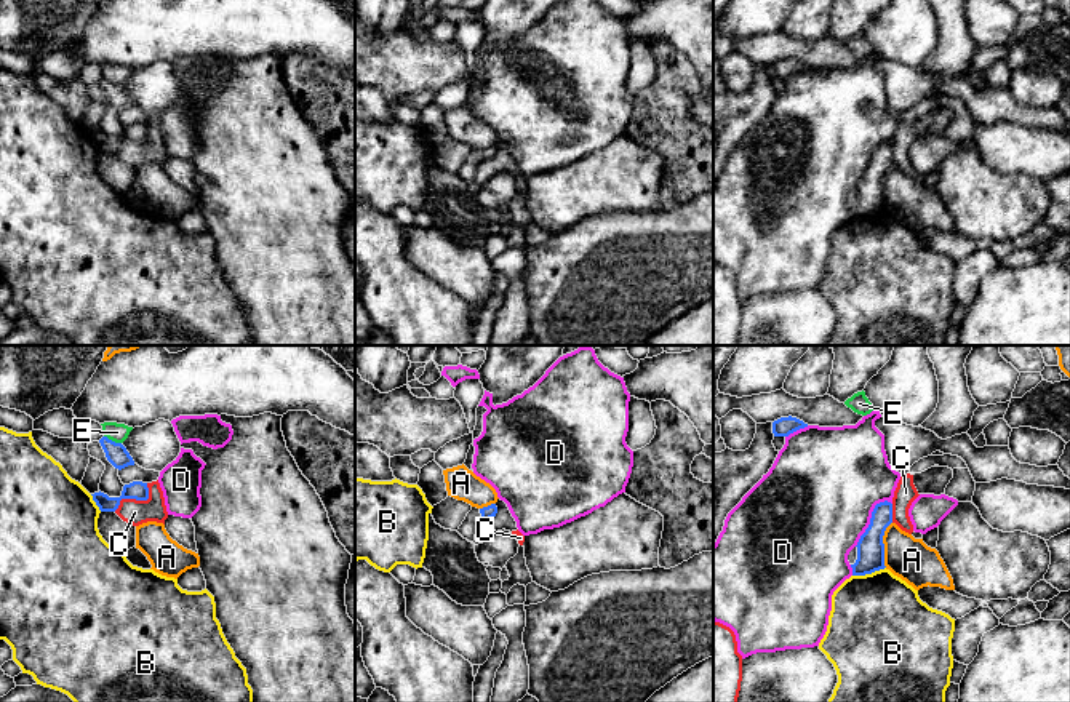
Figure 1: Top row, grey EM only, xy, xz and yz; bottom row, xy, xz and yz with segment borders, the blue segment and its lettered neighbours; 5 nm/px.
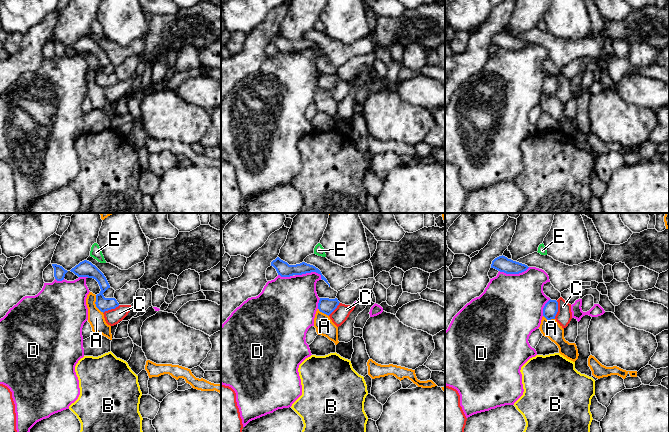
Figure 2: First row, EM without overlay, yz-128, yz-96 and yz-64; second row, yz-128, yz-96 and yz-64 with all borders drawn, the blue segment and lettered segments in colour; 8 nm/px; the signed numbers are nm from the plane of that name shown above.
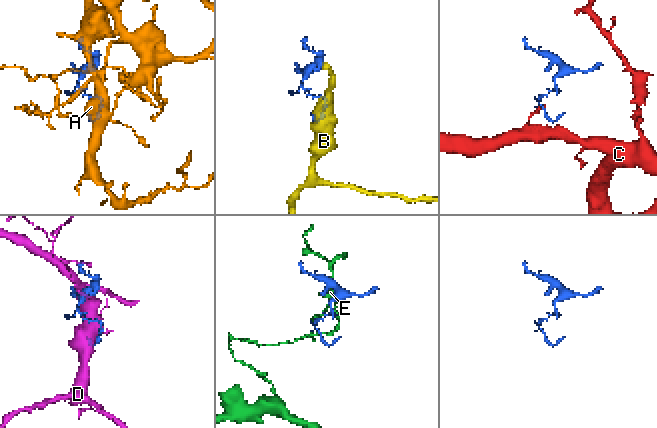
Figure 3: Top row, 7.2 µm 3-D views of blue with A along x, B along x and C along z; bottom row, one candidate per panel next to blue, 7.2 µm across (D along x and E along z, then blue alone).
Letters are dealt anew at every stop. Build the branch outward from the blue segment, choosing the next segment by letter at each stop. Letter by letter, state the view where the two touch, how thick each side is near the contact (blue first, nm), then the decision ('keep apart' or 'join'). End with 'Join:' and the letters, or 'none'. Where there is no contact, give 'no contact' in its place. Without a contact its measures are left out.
A: meets blue in yz; 140 nm thick on the blue side, 220 nm on the other; keep apart
B: meets blue in yz; 140 nm thick on the blue side, 480 nm on the other; keep apart
C: meets blue in xy; 90 nm thick on the blue side, 130 nm on the other; keep apart
D: meets blue in yz; 140 nm thick on the blue side, 500 nm on the other; keep apart
E: meets blue in xy; 110 nm thick on the blue side, 100 nm on the other; keep apart
Join: none

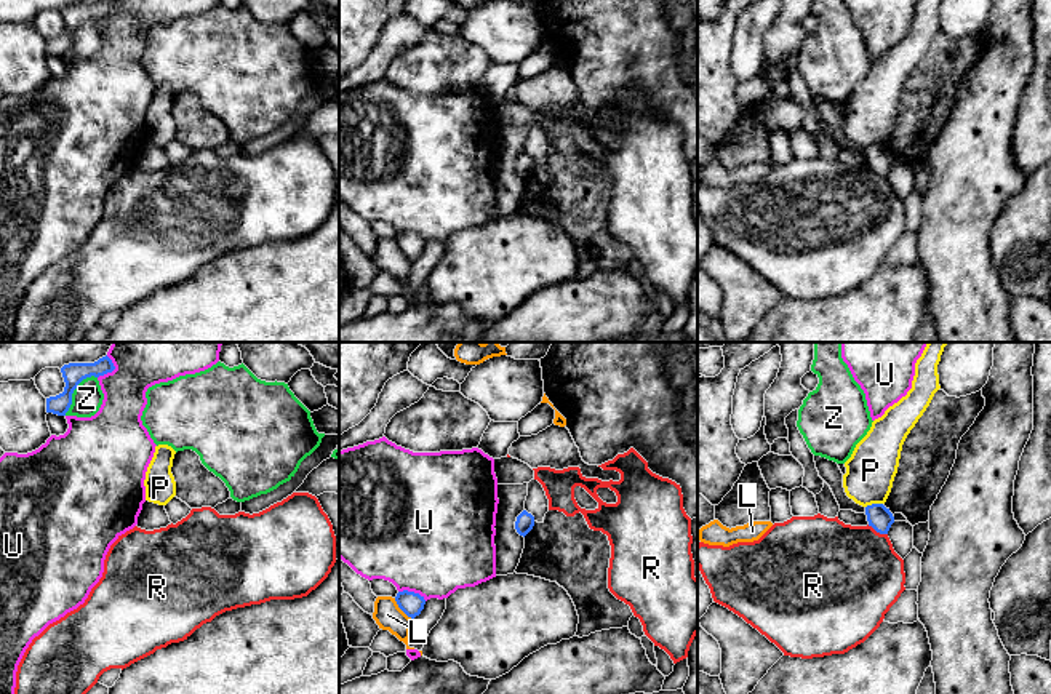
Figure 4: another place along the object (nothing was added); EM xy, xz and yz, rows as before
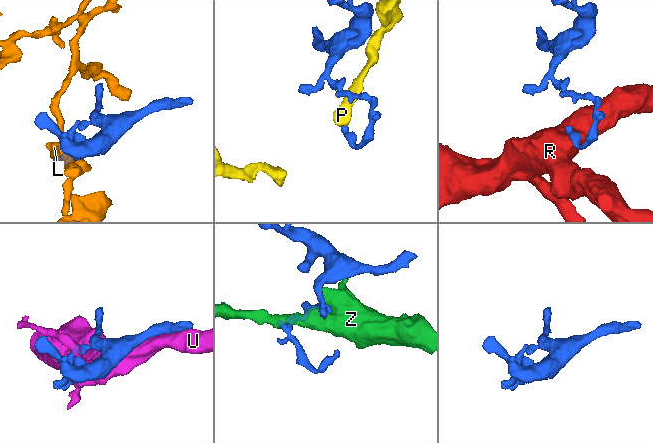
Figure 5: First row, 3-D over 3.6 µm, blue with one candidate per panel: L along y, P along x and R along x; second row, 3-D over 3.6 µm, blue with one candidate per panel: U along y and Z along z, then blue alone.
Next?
L: meets blue in xz; 120 nm thick on the blue side, 140 nm on the other; keep apart
P: meets blue in yz; 120 nm thick on the blue side, 240 nm on the other; keep apart
R: meets blue in yz; 120 nm thick on the blue side, 480 nm on the other; keep apart
U: meets blue in xz; 120 nm thick on the blue side, 500 nm on the other; keep apart
Z: meets blue in xy; 110 nm thick on the blue side, 160 nm on the other; keep apart
Join: none

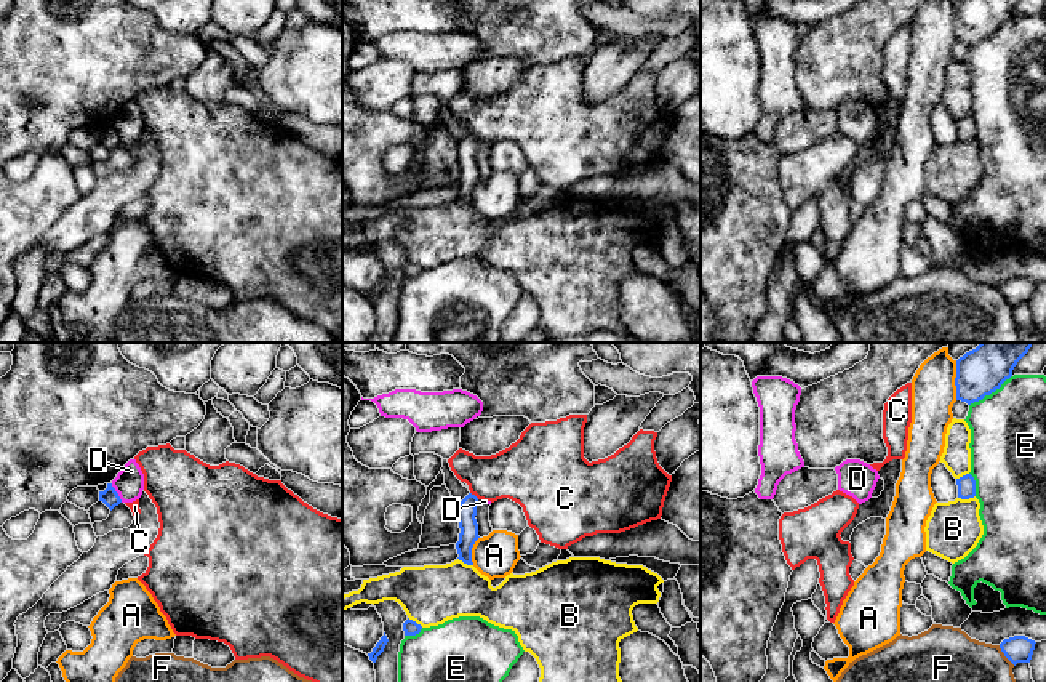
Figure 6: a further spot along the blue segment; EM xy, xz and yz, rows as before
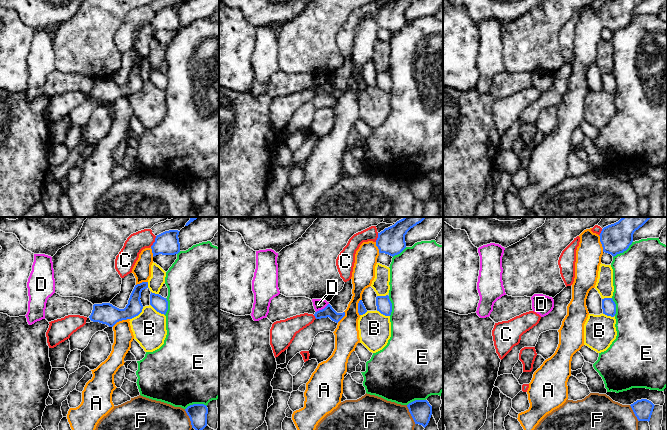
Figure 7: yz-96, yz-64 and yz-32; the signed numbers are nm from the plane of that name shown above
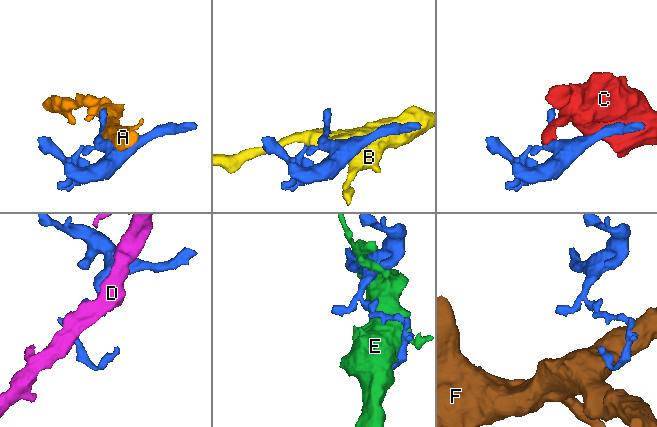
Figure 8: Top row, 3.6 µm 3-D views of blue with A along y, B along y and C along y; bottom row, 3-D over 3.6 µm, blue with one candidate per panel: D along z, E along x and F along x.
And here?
A: meets blue in yz; 200 nm thick on the blue side, 220 nm on the other; keep apart
B: meets blue in yz; 100 nm thick on the blue side, 280 nm on the other; keep apart
C: meets blue in xz; 100 nm thick on the blue side, 280 nm on the other; keep apart
D: meets blue in xy; 90 nm thick on the blue side, 150 nm on the other; keep apart
E: meets blue in yz; 200 nm thick on the blue side, 380 nm on the other; keep apart
F: meets blue in yz; 140 nm thick on the blue side, 480 nm on the other; keep apart
Join: none

